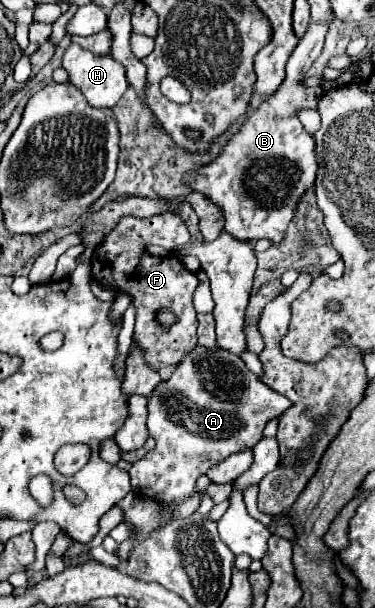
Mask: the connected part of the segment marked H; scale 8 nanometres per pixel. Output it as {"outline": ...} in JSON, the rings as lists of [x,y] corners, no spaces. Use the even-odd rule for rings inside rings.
{"outline":[[[71,43],[63,53],[63,63],[61,65],[69,73],[69,81],[77,89],[81,89],[87,103],[93,105],[93,107],[109,107],[109,109],[115,107],[115,103],[123,97],[123,93],[127,89],[125,67],[109,55],[93,55],[91,51],[85,51],[83,47],[77,47],[75,43]]]}

